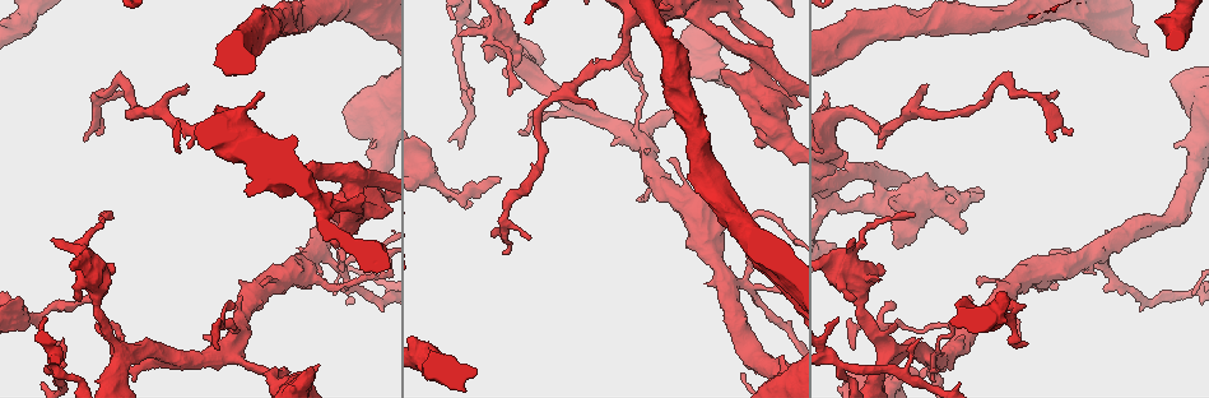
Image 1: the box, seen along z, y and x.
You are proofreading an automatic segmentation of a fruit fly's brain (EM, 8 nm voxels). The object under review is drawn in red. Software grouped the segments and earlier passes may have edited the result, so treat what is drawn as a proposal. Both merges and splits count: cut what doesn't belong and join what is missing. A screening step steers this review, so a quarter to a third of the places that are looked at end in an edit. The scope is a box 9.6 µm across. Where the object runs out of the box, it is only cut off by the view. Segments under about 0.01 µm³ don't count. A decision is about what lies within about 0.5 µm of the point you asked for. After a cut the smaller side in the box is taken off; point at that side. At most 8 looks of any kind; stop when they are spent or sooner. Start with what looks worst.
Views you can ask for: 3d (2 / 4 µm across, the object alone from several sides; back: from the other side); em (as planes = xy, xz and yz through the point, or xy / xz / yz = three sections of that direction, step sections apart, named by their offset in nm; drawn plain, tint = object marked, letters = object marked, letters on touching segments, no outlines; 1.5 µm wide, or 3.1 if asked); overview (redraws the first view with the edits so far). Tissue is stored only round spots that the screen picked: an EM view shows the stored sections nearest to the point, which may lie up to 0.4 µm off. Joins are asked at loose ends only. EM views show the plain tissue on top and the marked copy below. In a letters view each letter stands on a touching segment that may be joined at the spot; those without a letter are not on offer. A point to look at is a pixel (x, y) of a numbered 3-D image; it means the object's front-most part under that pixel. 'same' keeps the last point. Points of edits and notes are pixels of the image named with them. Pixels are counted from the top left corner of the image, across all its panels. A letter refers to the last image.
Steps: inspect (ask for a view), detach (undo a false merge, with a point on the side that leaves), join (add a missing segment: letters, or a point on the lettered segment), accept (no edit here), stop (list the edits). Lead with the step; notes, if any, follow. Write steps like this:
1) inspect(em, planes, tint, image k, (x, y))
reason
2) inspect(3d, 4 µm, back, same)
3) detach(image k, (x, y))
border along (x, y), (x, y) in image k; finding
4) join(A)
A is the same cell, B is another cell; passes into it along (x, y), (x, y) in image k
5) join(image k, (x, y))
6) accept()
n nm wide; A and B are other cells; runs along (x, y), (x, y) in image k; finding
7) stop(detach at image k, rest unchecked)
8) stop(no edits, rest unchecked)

inspect(3d, 4 µm, image 1, (499, 179))
branch stops here

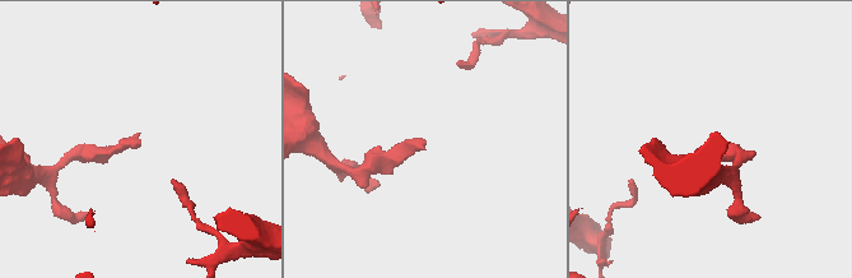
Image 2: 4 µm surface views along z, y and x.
inspect(em, planes, letters, image 2, (422, 149))

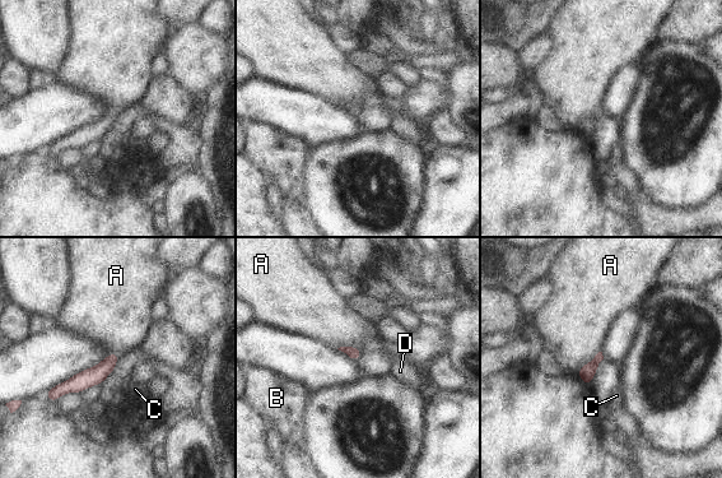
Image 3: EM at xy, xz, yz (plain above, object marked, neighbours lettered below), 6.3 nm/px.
accept()
A touches over 220 nm; A, B, C and D are other cells; none of them fits

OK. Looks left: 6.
inspect(em, xy, step 4, tint, image 1, (841, 366))
arms part here

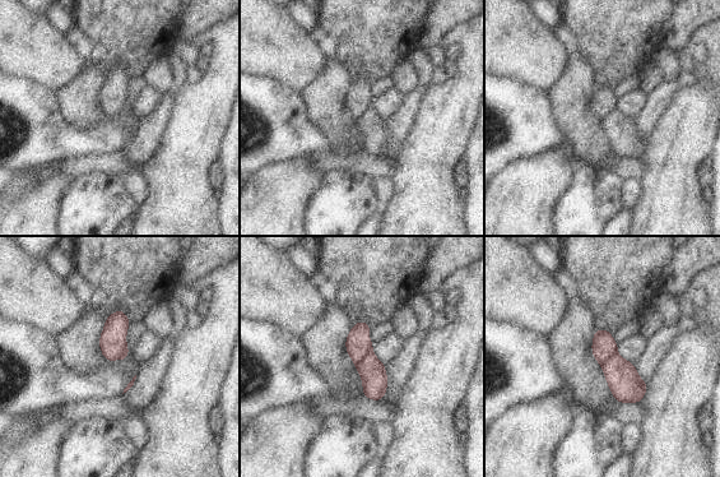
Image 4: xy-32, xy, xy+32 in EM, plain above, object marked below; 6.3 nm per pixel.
inspect(em, planes, letters, same)
another direction

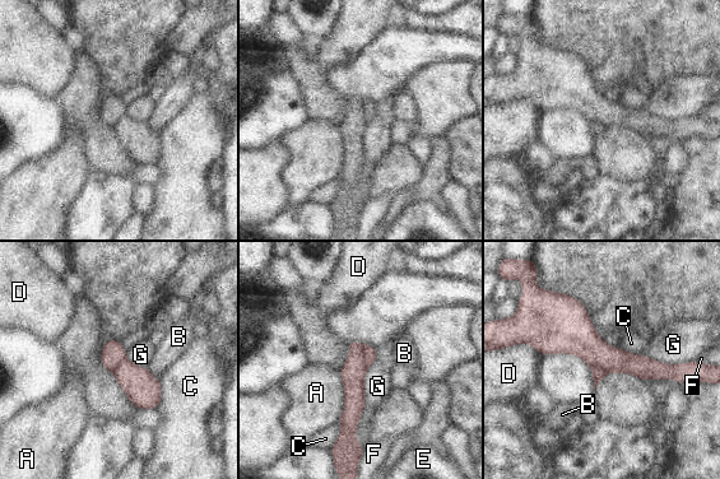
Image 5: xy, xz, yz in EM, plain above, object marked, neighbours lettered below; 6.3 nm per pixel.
detach(image 5, (353, 370))
160 nm wide; A, B, C, D, E, F and G are other cells; the part that leaves runs along (533, 340), (682, 370) in image 5; two cells meet here

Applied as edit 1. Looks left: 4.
stop(detach at image 5, rest unchecked)

